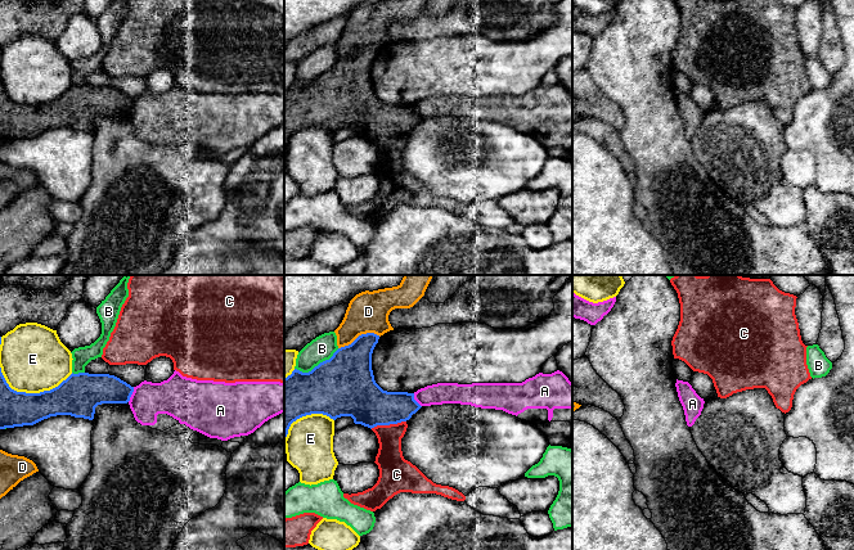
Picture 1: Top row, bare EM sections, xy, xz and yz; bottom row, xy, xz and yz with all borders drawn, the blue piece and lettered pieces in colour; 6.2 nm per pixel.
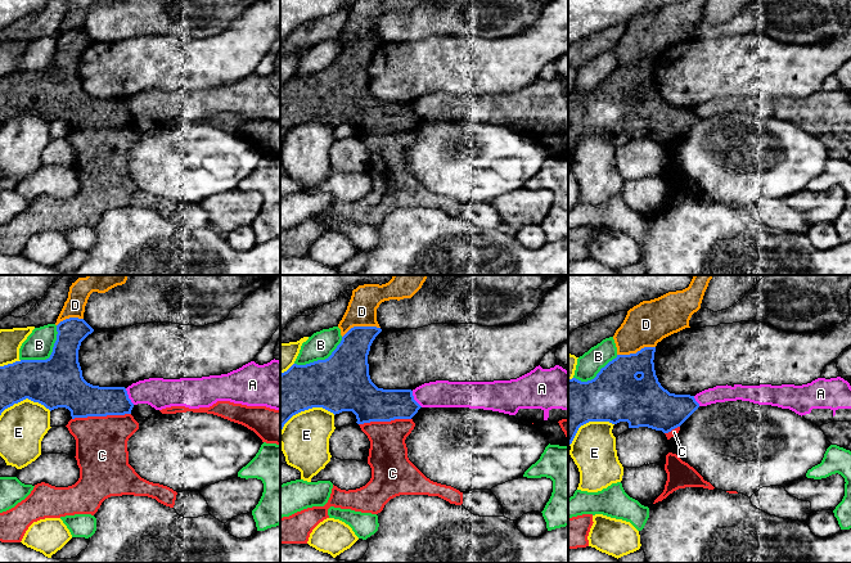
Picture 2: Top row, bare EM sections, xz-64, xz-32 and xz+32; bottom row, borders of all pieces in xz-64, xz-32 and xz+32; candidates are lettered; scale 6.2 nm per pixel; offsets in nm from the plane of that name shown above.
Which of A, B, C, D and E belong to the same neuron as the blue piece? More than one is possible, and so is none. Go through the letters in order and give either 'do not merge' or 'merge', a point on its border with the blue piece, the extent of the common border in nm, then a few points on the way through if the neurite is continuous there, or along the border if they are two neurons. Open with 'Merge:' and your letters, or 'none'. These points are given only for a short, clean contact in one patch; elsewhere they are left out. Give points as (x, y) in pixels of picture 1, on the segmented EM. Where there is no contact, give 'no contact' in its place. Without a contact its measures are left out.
Merge: none
A: do not merge; meets blue in xy at (130, 395); contact 100 nm long; border along xy (134, 387), (127, 401)
B: do not merge; meets blue in xz at (318, 365); contact 300 nm long
C: do not merge; meets blue in xz at (387, 424); contact 220 nm long; border along xz (405, 420), (377, 424), (371, 428)
D: do not merge; meets blue in xz at (359, 336); contact 280 nm long
E: do not merge; meets blue in xy at (31, 393); contact 460 nm long

